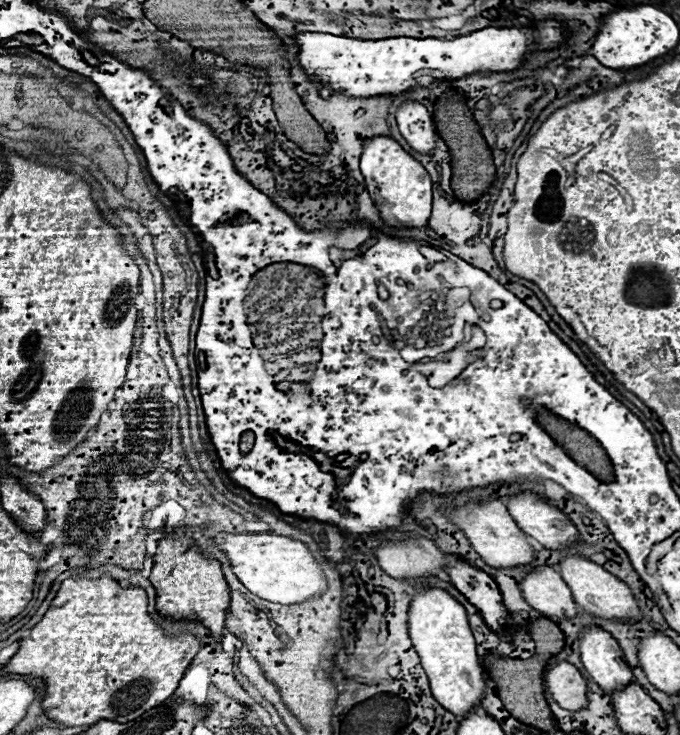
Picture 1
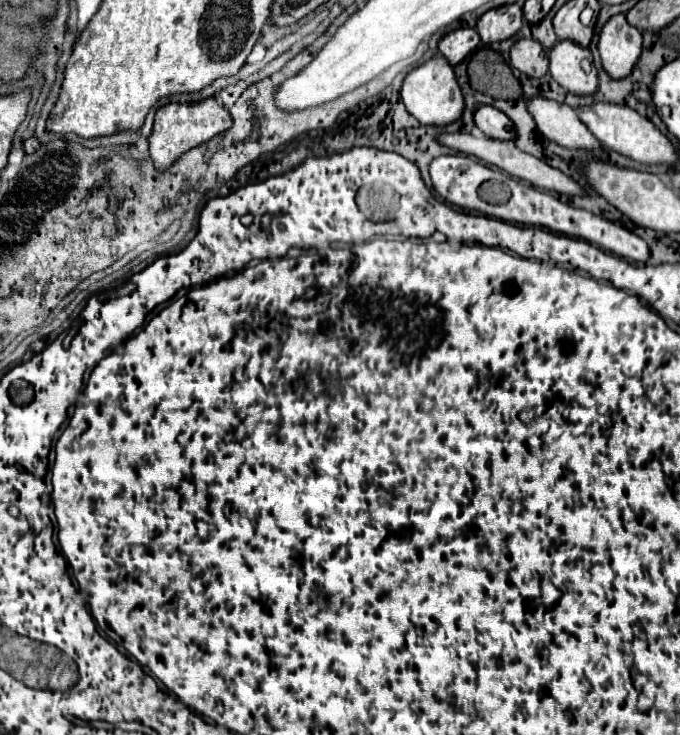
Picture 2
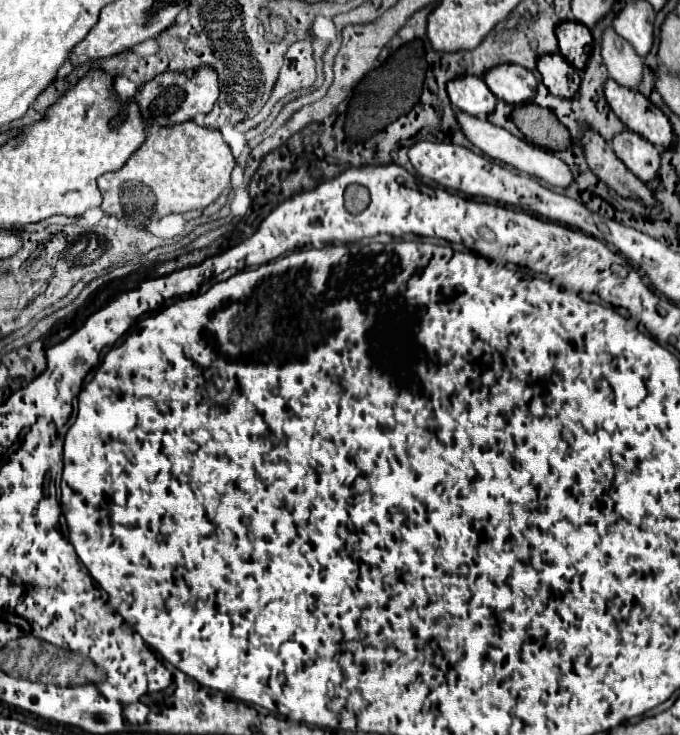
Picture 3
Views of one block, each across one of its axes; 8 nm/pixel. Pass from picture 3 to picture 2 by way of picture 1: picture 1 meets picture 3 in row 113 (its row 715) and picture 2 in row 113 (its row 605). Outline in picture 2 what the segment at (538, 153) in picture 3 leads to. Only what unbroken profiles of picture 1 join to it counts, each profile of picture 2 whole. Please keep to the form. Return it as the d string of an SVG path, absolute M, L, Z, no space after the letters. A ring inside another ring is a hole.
M442 54L432 56L428 62L414 68L412 72L408 72L408 76L402 82L400 96L402 96L406 110L424 126L452 124L454 120L460 118L460 114L464 110L464 98L462 98L460 86L456 82L454 68L450 66L450 62L446 62L446 58Z

